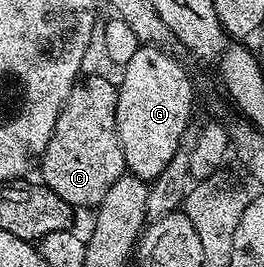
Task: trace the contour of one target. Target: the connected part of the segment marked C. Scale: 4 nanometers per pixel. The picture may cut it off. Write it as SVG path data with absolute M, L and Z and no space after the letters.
M93 75L90 79L82 78L61 106L59 117L55 121L55 129L51 133L51 141L47 141L47 149L39 160L40 178L63 201L67 201L74 209L89 207L96 209L107 197L107 189L119 181L119 177L126 174L125 158L117 132L117 89L118 84L101 75Z

